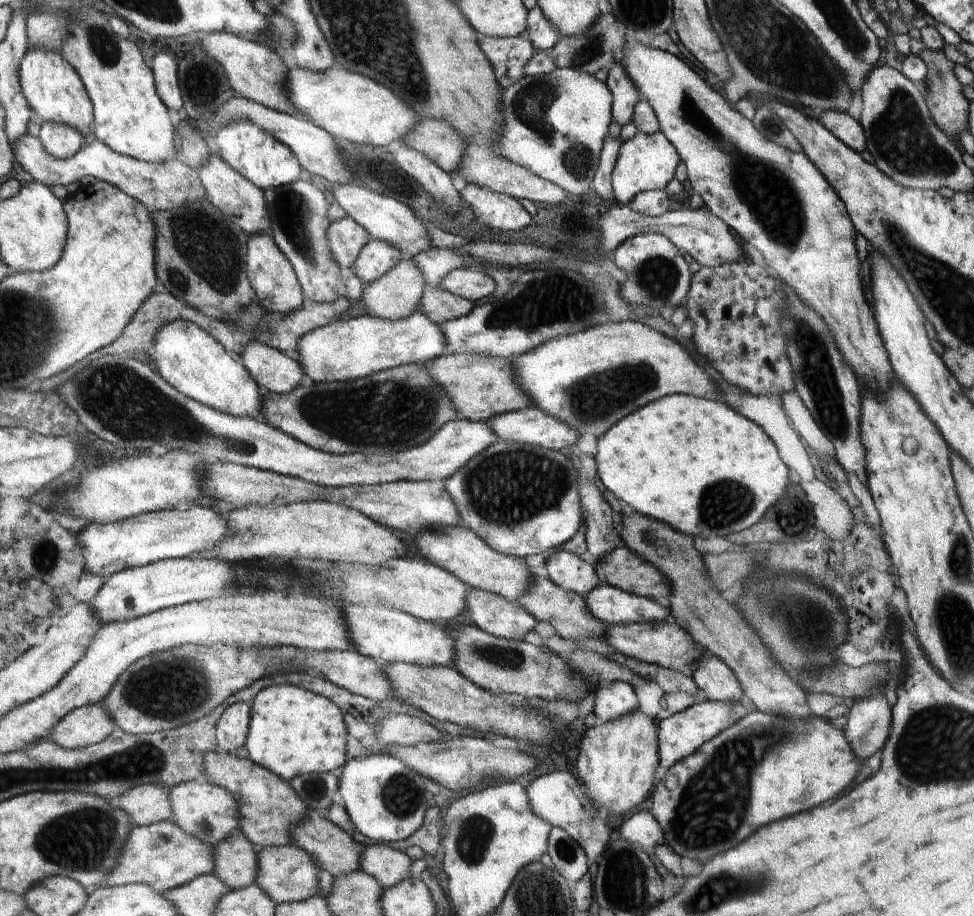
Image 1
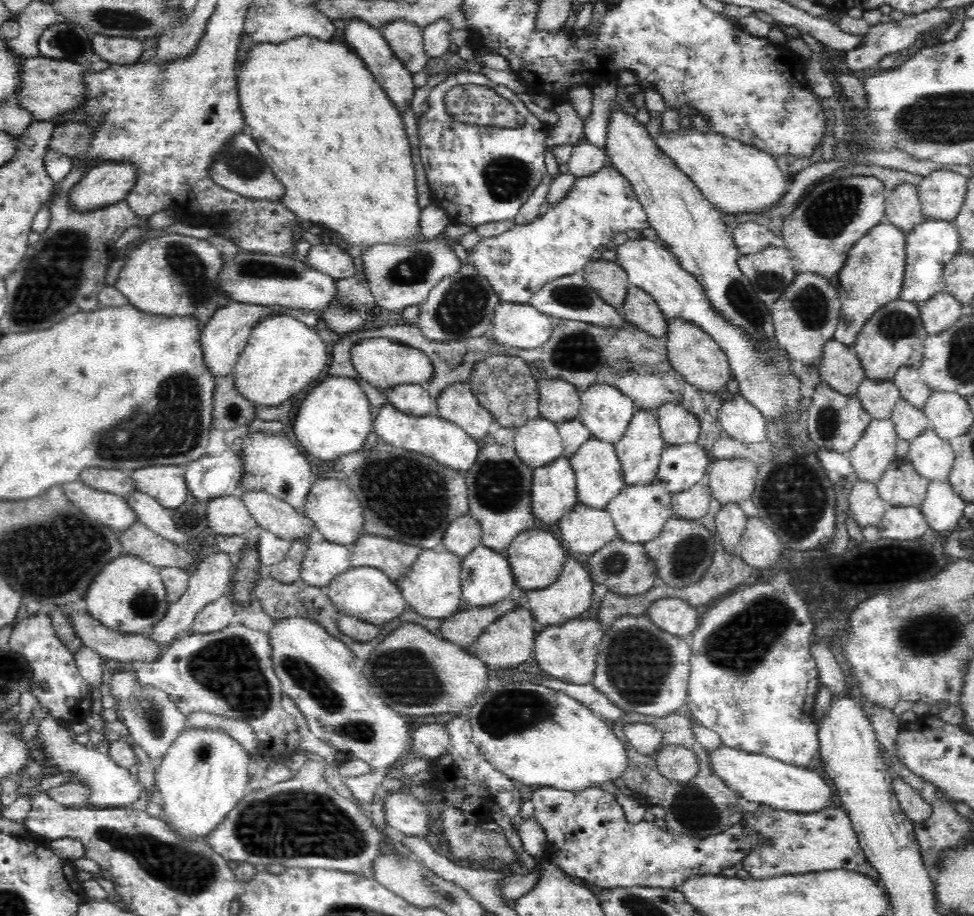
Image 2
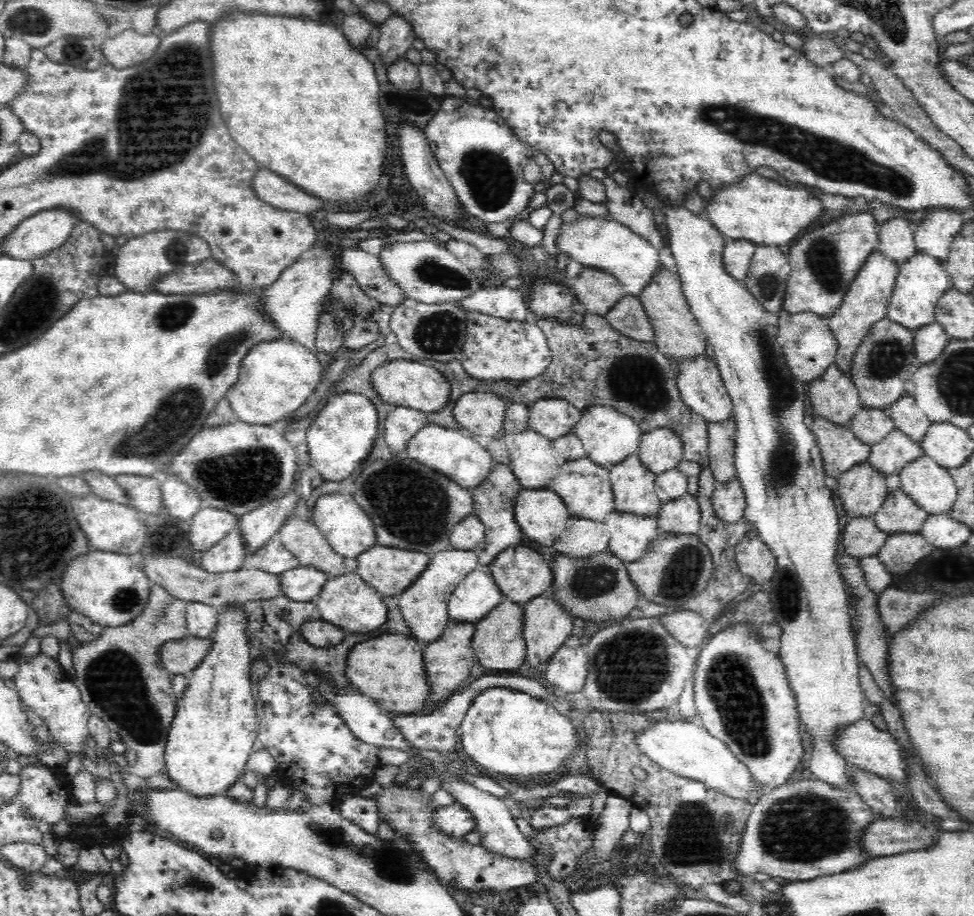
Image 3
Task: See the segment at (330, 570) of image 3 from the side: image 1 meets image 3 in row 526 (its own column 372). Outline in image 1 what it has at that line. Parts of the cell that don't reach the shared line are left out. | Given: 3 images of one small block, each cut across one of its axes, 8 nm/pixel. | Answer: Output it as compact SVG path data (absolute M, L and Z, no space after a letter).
M405 258L390 272L383 274L382 277L371 283L364 284L362 288L363 291L358 303L362 302L364 308L366 308L367 315L374 318L397 321L408 318L414 311L418 310L419 302L422 301L426 288L426 279L413 260Z

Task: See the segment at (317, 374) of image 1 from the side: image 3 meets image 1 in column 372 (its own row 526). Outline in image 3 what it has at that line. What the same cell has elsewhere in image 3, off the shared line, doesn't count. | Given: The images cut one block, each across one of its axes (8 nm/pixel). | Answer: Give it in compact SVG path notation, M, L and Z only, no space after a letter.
M324 494L316 500L312 511L314 524L322 531L334 552L339 555L356 558L377 544L373 520L368 518L368 514L354 502L350 494Z

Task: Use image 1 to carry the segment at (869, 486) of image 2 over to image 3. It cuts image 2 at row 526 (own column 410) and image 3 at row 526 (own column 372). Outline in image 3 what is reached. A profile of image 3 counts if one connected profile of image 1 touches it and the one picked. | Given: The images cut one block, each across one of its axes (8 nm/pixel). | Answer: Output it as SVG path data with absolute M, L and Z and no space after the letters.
M872 517L849 518L842 536L844 554L858 560L877 555L888 537L884 531L878 530Z

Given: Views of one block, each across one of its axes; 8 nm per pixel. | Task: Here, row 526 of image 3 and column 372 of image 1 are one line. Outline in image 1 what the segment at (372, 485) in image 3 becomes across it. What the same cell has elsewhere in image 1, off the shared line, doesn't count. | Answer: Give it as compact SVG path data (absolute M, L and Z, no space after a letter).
M427 364L400 365L353 381L332 383L310 382L304 377L293 389L282 394L268 394L264 404L265 421L278 430L292 435L309 447L343 455L344 453L374 453L391 455L406 452L430 440L442 426L458 418L458 410L452 404L450 395L431 377Z

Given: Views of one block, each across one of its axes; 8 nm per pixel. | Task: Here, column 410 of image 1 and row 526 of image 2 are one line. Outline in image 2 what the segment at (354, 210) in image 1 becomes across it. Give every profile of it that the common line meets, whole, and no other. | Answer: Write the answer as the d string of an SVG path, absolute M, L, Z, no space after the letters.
M227 495L209 501L206 524L215 534L238 536L259 528L250 511L238 495Z

